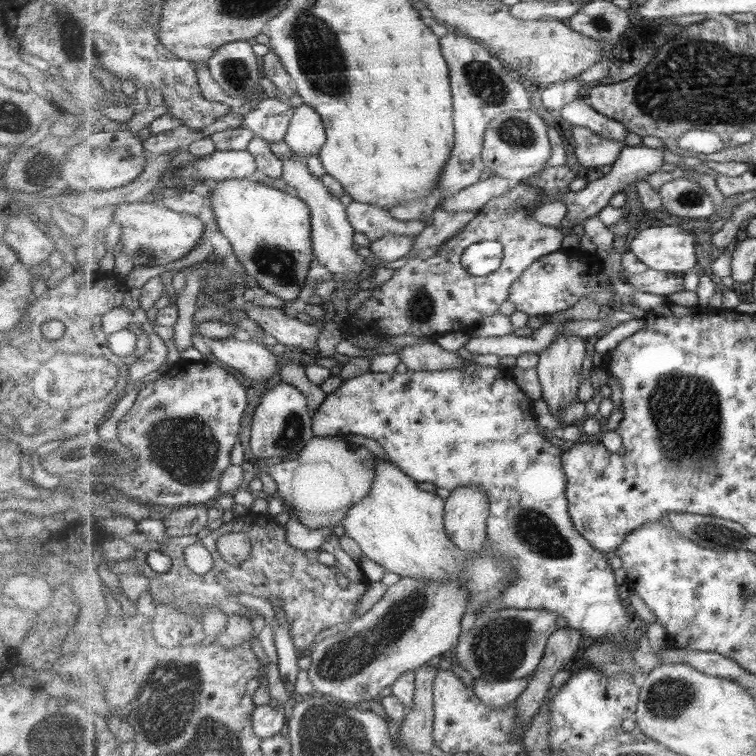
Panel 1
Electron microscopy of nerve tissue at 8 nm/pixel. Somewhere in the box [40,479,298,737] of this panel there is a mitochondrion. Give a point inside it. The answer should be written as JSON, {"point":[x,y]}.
{"point":[189,598]}

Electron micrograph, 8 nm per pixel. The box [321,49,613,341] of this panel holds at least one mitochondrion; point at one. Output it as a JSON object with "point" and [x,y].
{"point":[481,77]}

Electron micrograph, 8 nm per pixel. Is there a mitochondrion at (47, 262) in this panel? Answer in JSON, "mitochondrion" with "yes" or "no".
{"mitochondrion":"no"}

